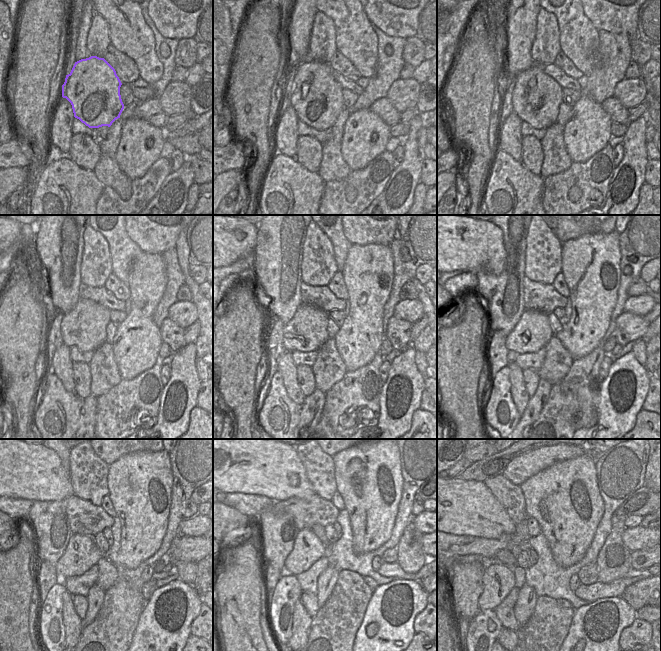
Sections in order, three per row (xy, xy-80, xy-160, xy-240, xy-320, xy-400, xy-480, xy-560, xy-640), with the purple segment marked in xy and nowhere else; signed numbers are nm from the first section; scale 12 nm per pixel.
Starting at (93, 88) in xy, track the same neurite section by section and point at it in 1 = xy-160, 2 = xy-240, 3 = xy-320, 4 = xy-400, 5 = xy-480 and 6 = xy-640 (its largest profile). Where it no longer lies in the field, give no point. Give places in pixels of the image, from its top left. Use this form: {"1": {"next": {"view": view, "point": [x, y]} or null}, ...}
{"1": {"next": {"view": "xy-160", "point": [536, 98]}}, "2": {"next": {"view": "xy-240", "point": [84, 327]}}, "3": {"next": {"view": "xy-320", "point": [306, 331]}}, "4": {"next": {"view": "xy-400", "point": [532, 332]}}, "5": {"next": {"view": "xy-480", "point": [81, 553]}}, "6": {"next": {"view": "xy-640", "point": [498, 581]}}}

